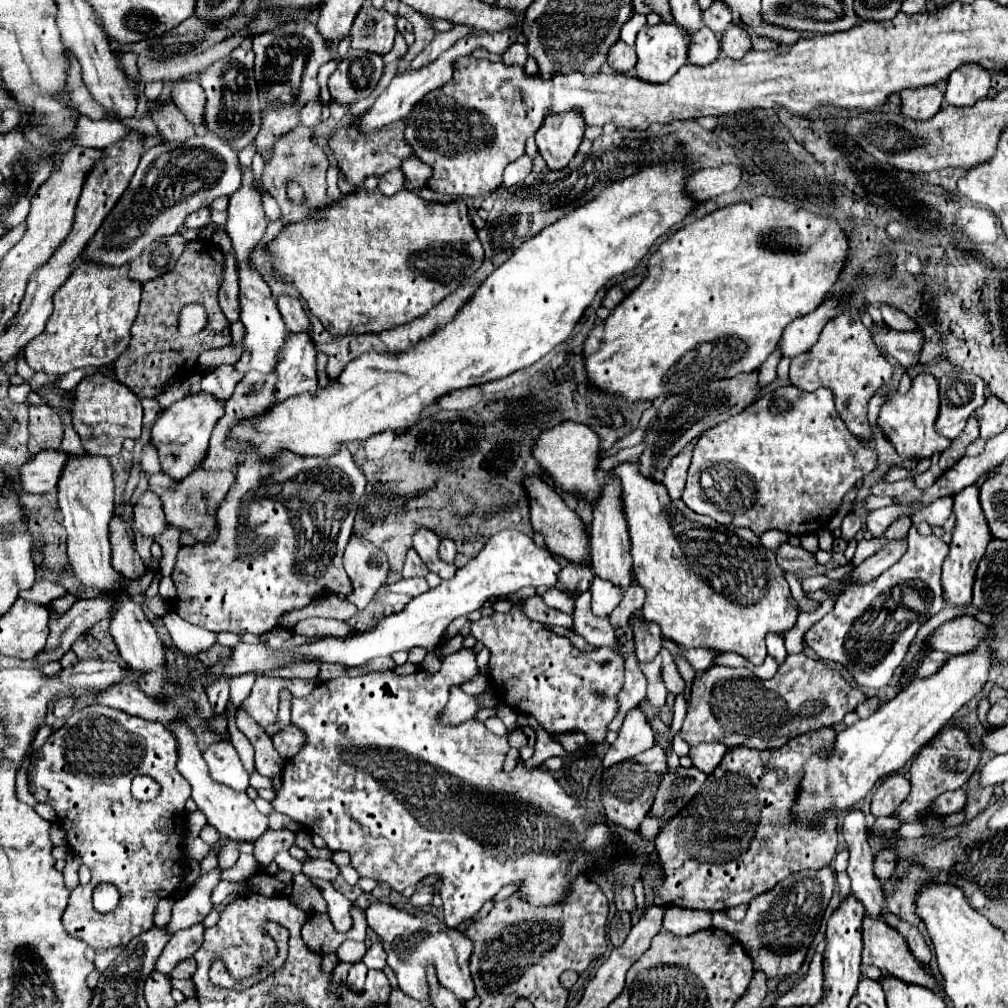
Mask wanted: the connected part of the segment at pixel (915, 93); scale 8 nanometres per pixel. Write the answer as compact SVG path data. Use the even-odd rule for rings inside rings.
M936 86L902 90L902 114L914 120L928 120L942 106L942 98L944 94Z

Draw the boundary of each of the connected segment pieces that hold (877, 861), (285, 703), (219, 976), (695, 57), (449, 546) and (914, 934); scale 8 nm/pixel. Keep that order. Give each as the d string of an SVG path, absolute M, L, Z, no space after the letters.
M880 850L874 858L874 874L878 880L890 880L894 876L894 870L900 862L900 856L896 850Z
M282 690L279 693L279 710L278 710L278 720L276 724L272 724L266 728L268 734L275 734L278 730L286 728L286 724L290 724L290 700L292 700L292 694Z
M214 960L212 966L210 966L210 980L216 984L216 986L224 986L224 988L242 988L242 986L250 986L254 984L254 980L236 980L232 978L232 974L226 970L224 966L224 960Z
M702 26L698 32L692 34L690 50L688 50L688 60L692 64L704 66L714 62L718 56L720 56L720 42L708 26Z
M442 538L442 540L440 540L440 554L442 554L442 558L444 558L446 562L454 562L454 556L456 556L456 552L458 552L456 546L458 546L458 544L456 544L456 540L452 540L452 538Z
M910 926L910 934L906 936L906 942L912 950L912 954L922 962L922 964L928 964L930 958L932 958L932 952L928 948L928 944L924 942L924 936L920 934L920 930L916 926Z

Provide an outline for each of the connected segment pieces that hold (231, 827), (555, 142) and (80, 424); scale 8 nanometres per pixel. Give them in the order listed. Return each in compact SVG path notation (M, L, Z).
M172 722L170 730L174 732L174 736L178 740L178 772L192 786L192 800L204 812L208 824L212 828L216 828L222 838L238 840L238 842L256 842L268 830L268 818L264 814L260 814L254 800L246 792L230 790L230 786L216 784L210 778L210 774L206 770L206 762L202 758L202 752L196 746L196 736L184 722Z
M552 114L536 132L538 152L548 170L562 170L574 158L582 136L584 122L580 114Z
M104 374L86 376L74 390L74 410L72 424L80 436L86 452L90 452L90 440L98 440L100 454L118 454L126 438L138 440L142 430L142 406L136 394L122 386L116 378L106 378Z

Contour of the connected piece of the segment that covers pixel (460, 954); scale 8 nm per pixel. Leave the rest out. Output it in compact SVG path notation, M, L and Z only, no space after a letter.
M372 904L366 910L366 918L368 926L376 932L376 936L382 938L384 950L388 954L388 966L394 970L398 986L406 996L422 1004L430 1004L430 986L426 978L426 970L430 966L436 970L440 986L456 994L460 1002L472 1000L476 996L476 986L470 974L470 956L474 950L474 942L466 938L462 932L448 928L434 914L428 912L408 914L388 904Z

